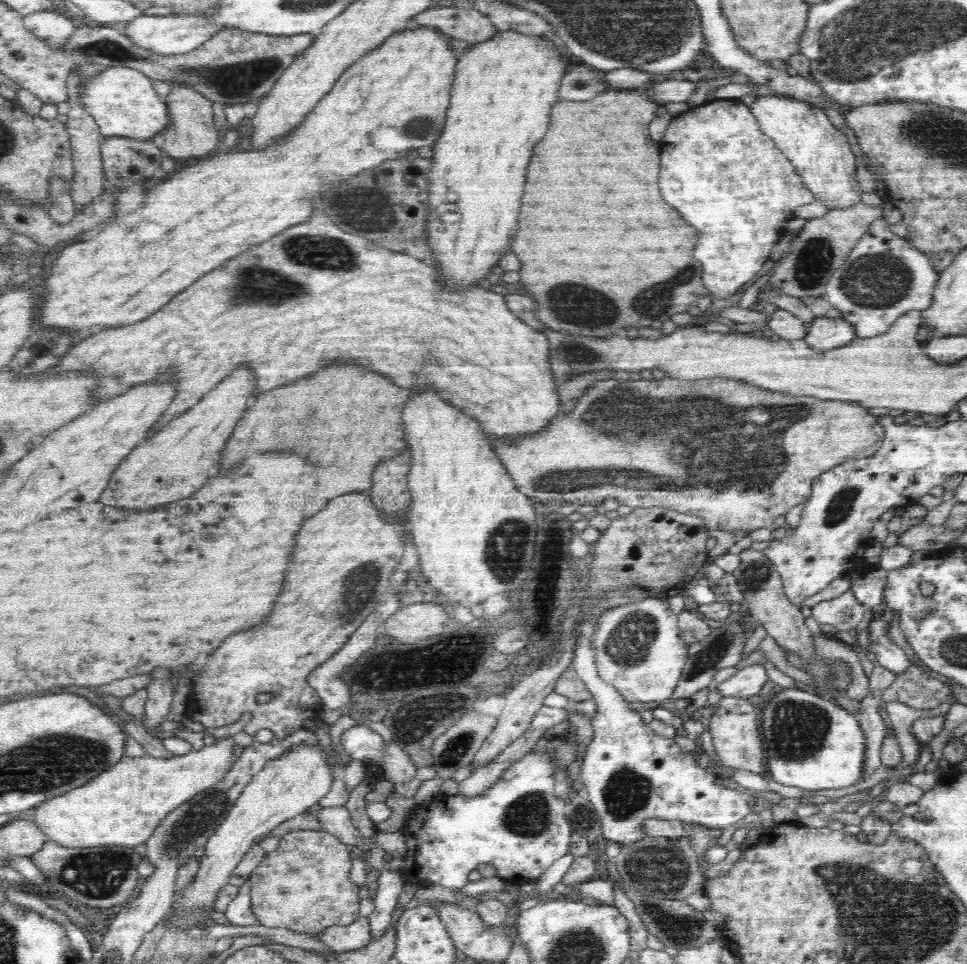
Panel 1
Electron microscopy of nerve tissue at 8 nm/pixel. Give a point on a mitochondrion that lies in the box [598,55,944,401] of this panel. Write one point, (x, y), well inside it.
(874, 280)

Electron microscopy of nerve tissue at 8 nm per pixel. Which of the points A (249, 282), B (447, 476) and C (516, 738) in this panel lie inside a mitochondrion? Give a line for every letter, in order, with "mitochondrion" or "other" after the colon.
A: mitochondrion
B: other
C: other

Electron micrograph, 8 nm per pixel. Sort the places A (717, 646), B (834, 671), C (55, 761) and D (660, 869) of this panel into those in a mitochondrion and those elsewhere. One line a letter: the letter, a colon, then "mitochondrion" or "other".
A: mitochondrion
B: mitochondrion
C: mitochondrion
D: mitochondrion

